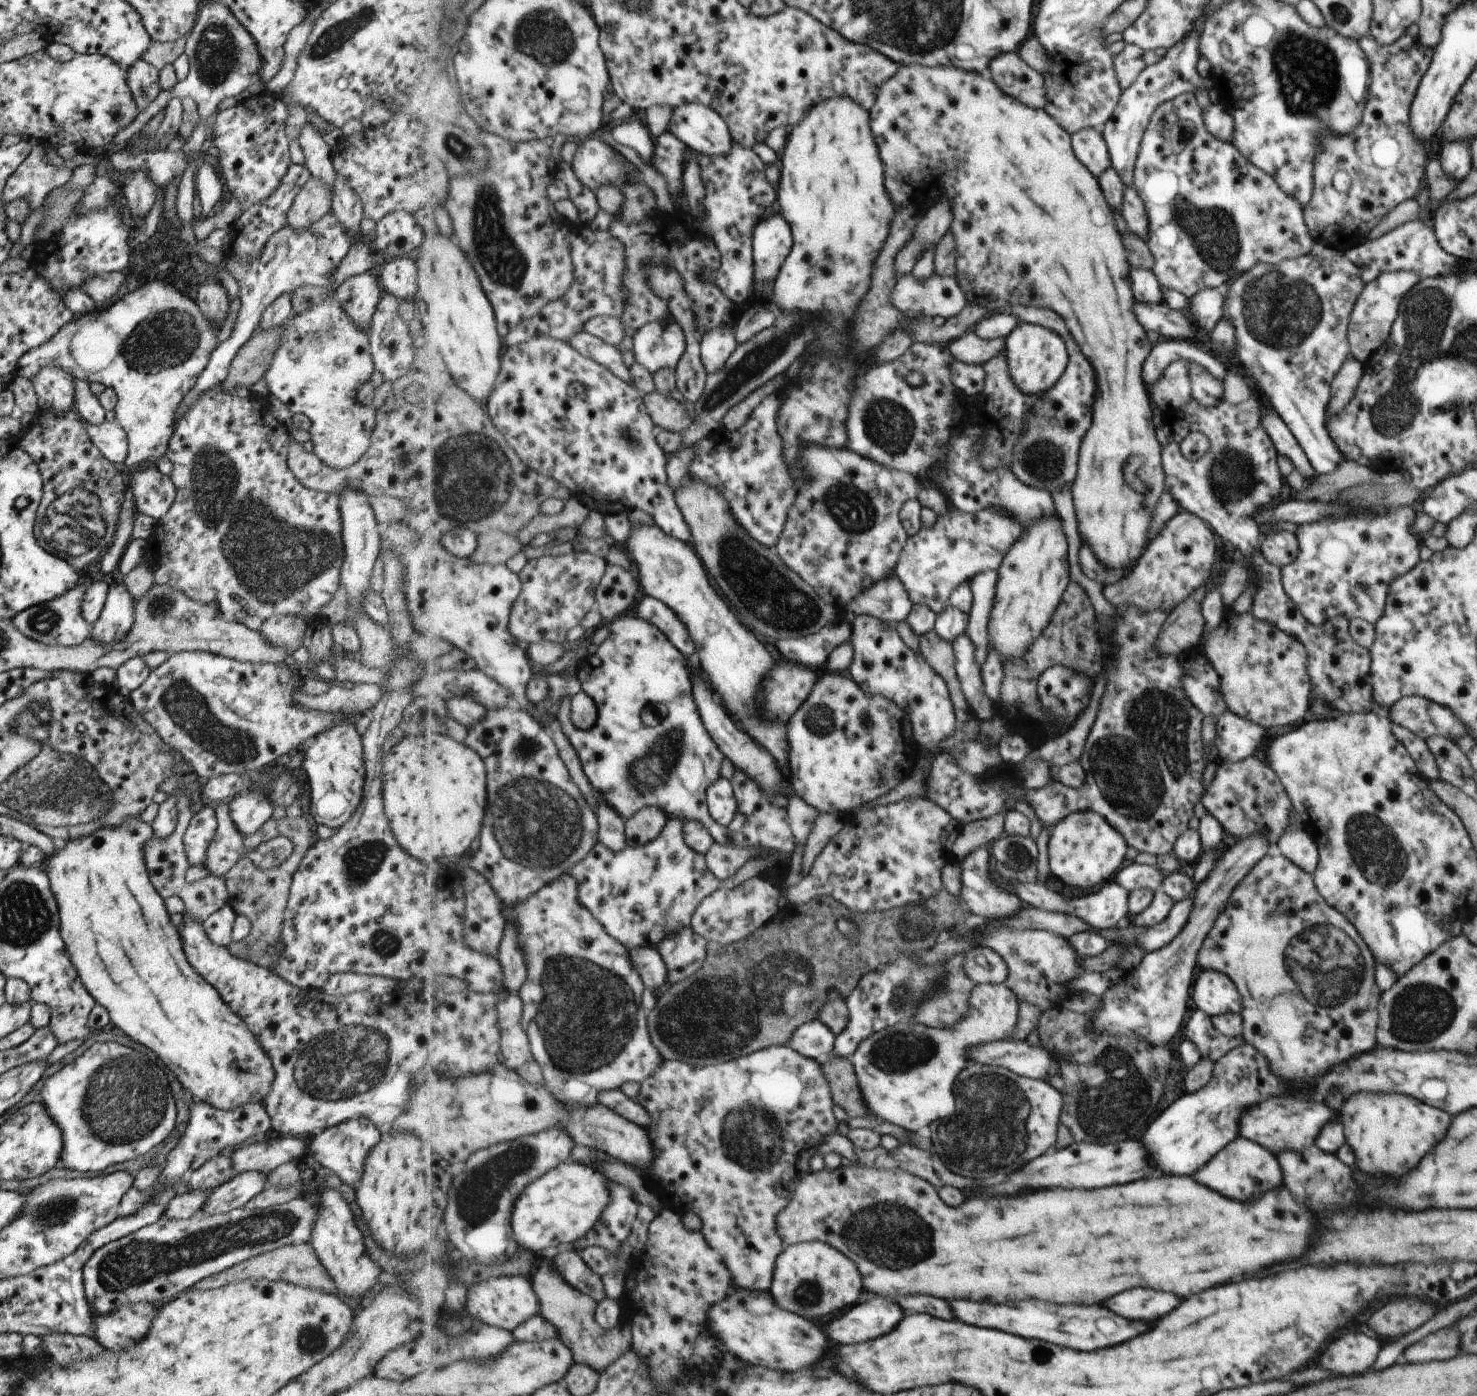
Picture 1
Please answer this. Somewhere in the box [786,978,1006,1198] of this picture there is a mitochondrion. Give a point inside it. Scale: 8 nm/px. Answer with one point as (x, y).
(897, 1053)

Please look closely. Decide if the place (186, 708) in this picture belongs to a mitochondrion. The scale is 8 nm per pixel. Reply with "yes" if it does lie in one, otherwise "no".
yes

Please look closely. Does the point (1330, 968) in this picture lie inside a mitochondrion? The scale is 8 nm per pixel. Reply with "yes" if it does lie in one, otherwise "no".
yes

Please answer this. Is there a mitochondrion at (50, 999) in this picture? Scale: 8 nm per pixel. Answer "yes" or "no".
no

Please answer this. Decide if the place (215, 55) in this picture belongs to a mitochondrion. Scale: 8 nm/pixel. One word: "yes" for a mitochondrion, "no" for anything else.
yes

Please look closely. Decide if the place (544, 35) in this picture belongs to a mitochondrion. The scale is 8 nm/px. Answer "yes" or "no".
yes

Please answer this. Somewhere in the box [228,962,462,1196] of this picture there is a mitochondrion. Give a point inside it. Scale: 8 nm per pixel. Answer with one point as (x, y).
(346, 1062)

